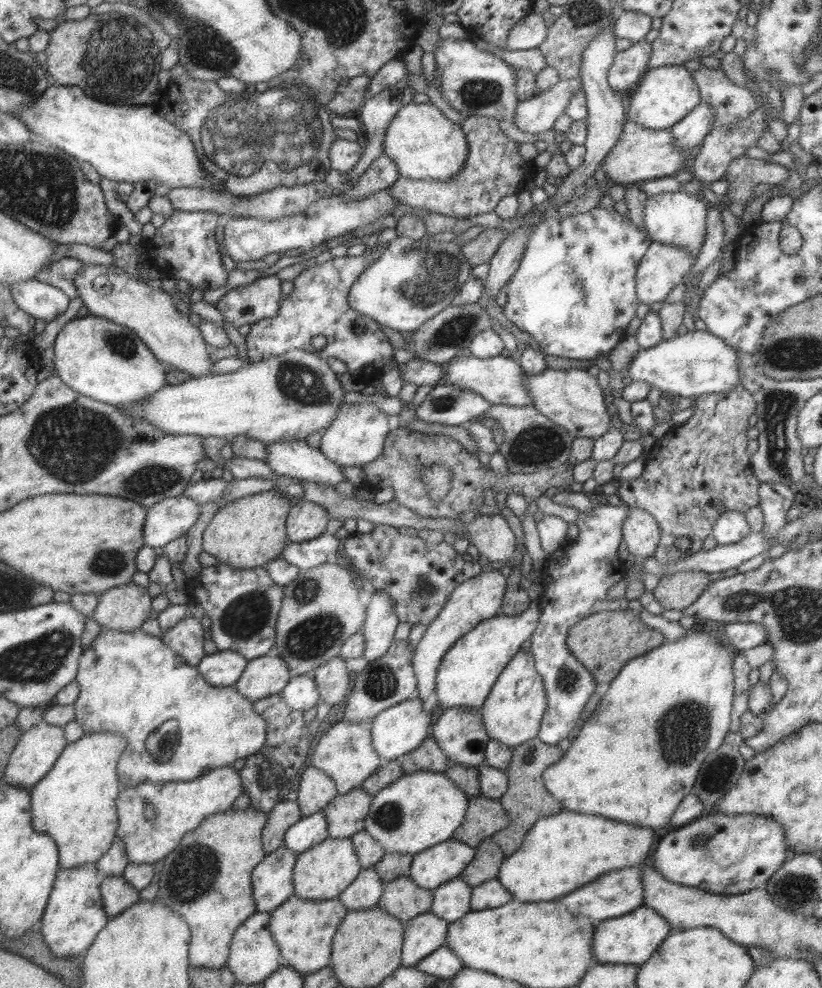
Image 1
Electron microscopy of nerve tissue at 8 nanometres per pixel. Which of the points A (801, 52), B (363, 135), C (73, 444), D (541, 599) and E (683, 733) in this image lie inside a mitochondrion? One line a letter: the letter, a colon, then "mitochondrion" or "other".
A: mitochondrion
B: other
C: mitochondrion
D: other
E: mitochondrion

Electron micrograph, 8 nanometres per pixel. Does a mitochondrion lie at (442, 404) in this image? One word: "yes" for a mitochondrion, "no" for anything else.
yes

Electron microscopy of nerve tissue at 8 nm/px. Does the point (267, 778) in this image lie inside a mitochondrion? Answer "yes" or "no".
yes

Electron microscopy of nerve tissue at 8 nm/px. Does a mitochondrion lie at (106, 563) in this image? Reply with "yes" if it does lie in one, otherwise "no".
yes

